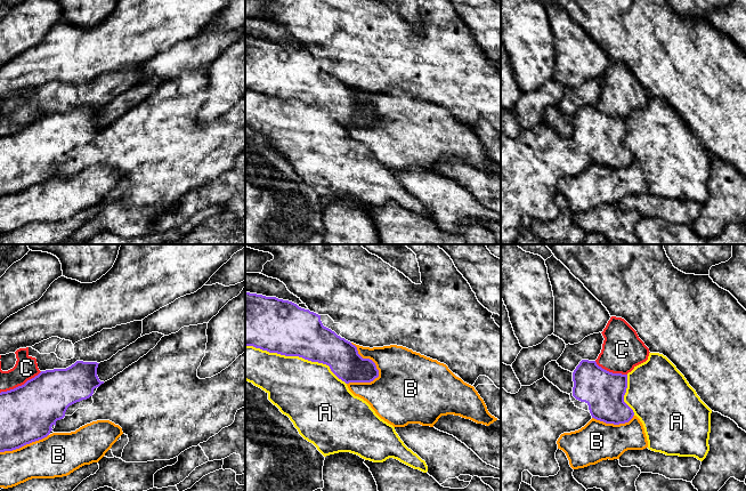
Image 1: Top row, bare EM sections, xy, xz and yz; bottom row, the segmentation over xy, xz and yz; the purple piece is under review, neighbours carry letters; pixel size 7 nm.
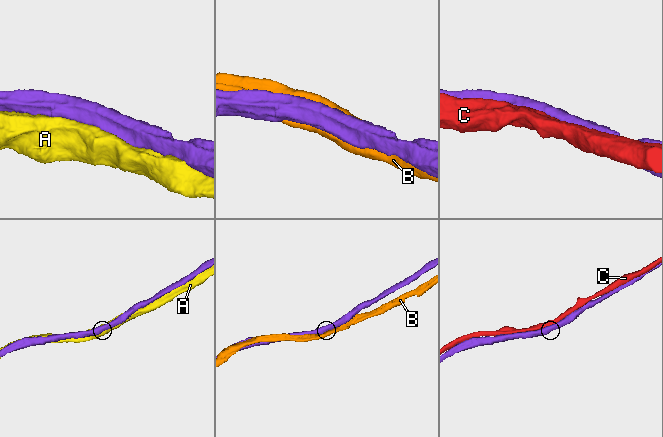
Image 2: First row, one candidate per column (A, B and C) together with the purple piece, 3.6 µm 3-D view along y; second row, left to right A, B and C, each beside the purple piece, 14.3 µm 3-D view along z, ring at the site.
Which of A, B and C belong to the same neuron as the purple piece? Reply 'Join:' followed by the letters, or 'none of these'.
Join: none of these

